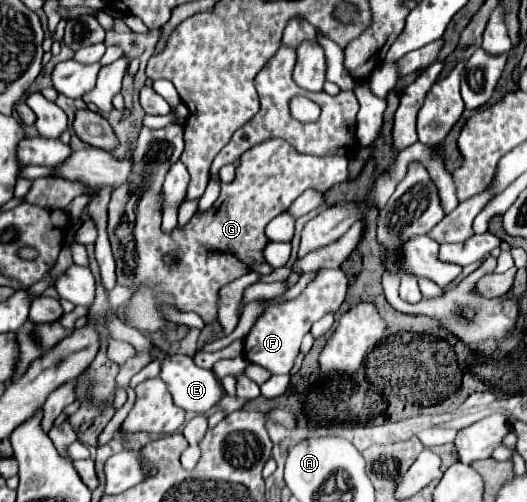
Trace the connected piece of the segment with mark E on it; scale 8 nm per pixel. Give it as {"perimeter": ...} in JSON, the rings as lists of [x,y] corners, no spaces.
{"perimeter":[[[167,355],[159,379],[165,381],[173,403],[185,411],[209,413],[221,399],[221,387],[209,369],[197,367],[187,355]]]}

